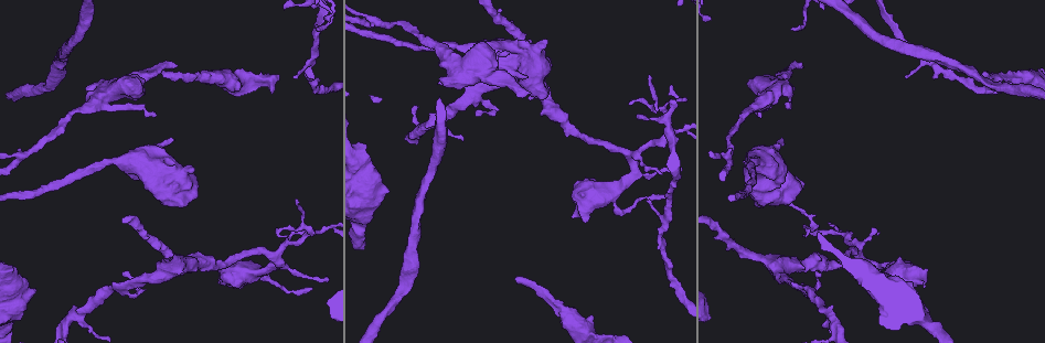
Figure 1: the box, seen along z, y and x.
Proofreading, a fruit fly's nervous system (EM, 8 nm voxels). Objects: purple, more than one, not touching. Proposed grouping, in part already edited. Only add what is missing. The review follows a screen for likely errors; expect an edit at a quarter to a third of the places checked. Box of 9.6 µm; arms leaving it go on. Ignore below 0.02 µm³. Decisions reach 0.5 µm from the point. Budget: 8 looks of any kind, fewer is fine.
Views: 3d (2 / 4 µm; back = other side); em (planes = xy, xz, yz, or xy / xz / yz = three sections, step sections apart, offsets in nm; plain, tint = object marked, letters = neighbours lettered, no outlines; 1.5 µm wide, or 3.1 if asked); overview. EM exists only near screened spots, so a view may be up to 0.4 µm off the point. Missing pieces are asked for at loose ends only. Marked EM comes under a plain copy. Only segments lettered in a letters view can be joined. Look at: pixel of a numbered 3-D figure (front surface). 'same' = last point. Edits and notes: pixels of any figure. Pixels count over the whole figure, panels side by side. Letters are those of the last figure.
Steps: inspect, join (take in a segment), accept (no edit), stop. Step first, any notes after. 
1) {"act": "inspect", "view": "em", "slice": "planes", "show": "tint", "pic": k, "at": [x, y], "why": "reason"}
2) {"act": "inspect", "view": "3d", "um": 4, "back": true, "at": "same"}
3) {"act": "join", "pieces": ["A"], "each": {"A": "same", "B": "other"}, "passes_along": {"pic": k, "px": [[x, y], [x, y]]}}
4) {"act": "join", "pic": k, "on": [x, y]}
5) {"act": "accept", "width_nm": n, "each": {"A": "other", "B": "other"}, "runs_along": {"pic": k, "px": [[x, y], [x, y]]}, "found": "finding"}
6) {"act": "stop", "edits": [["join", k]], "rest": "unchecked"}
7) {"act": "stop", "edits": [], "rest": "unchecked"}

{"act": "inspect", "view": "em", "slice": "planes", "show": "letters", "pic": 1, "at": [296, 77], "why": "branch stops here"}

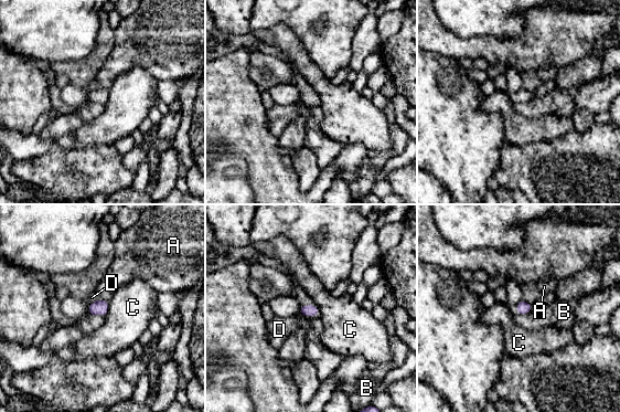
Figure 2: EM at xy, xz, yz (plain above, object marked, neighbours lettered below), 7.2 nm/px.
{"act": "accept", "each": {"A": "other", "B": "other", "C": "other", "D": "other"}, "border": {"pic": 2, "px": [[109, 302], [105, 317]]}, "found": "none of them fits"}

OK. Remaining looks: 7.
{"act": "inspect", "view": "3d", "um": 2, "pic": 1, "at": [525, 78], "why": "an open end"}

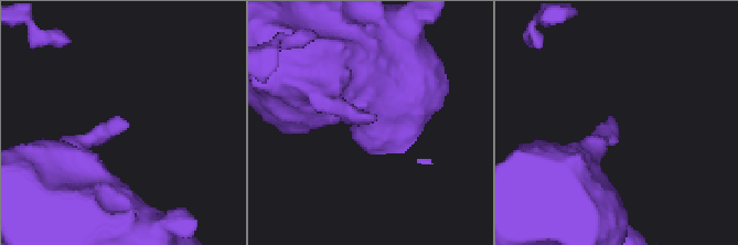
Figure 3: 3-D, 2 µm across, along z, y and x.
{"act": "inspect", "view": "em", "slice": "planes", "show": "letters", "pic": 3, "at": [367, 117]}

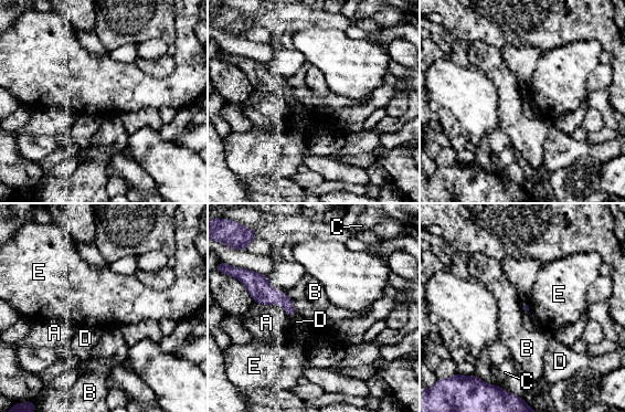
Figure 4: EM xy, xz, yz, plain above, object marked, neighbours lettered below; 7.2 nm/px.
{"act": "accept", "each": {"A": "other", "B": "other", "C": "other", "D": "other", "E": "other"}, "border": {"pic": 4, "px": [[520, 304], [522, 313]]}, "found": "none of them fits"}

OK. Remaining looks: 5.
{"act": "inspect", "view": "3d", "um": 4, "pic": 1, "at": [788, 104]}

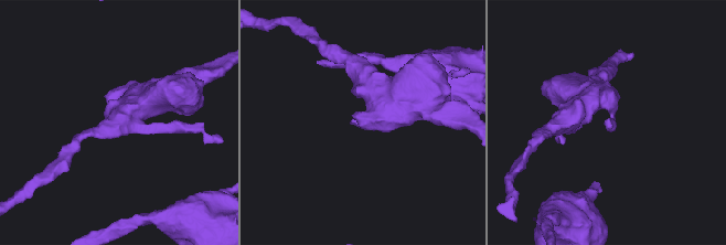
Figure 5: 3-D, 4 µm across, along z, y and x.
{"act": "inspect", "view": "em", "slice": "planes", "show": "letters", "pic": 5, "at": [610, 121], "why": "need the tissue"}

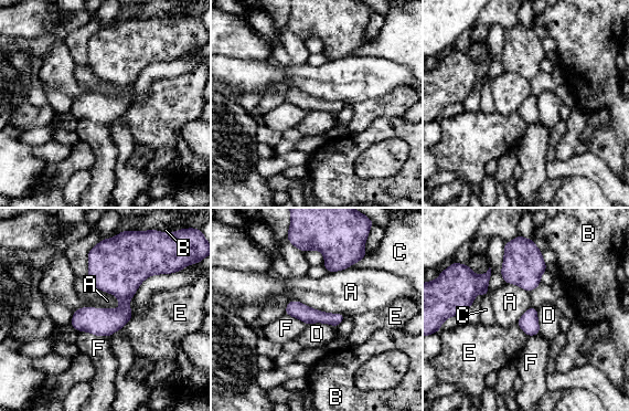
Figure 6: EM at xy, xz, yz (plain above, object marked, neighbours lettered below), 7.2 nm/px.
{"act": "accept", "each": {"A": "other", "B": "other", "C": "other", "D": "other", "E": "other", "F": "other"}, "found": "none of them fits"}

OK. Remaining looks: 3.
{"act": "stop", "edits": [], "rest": "unchecked"}

